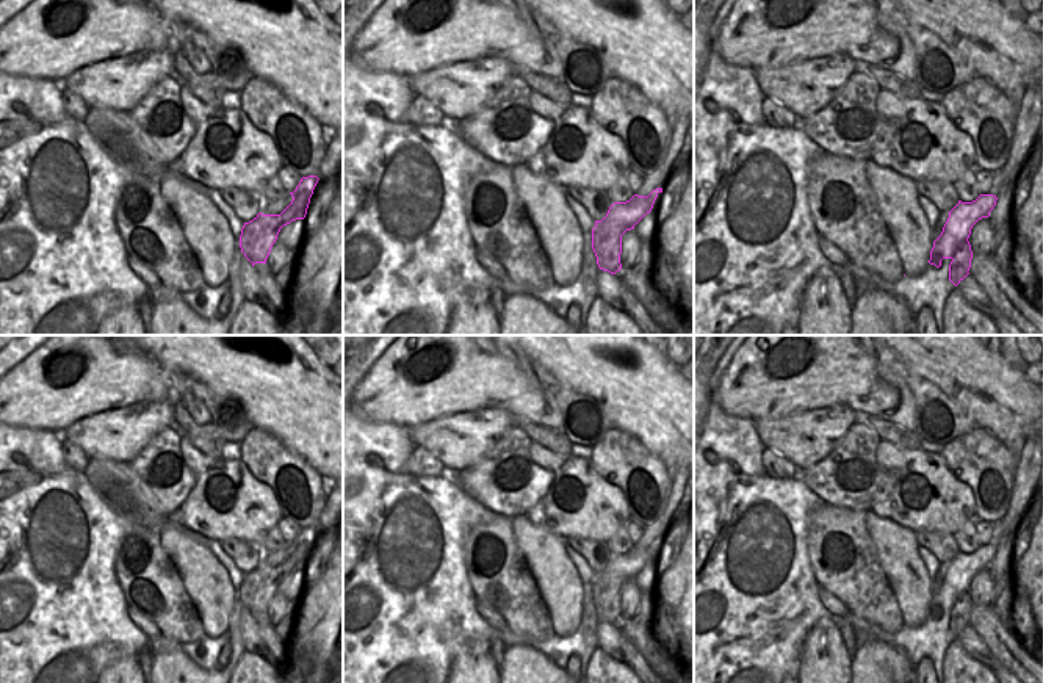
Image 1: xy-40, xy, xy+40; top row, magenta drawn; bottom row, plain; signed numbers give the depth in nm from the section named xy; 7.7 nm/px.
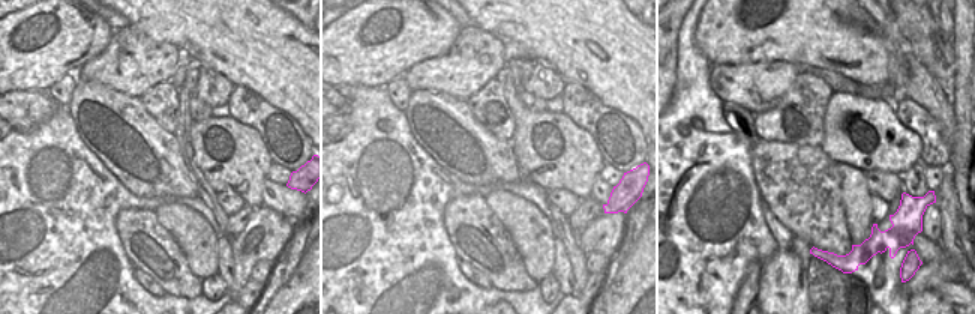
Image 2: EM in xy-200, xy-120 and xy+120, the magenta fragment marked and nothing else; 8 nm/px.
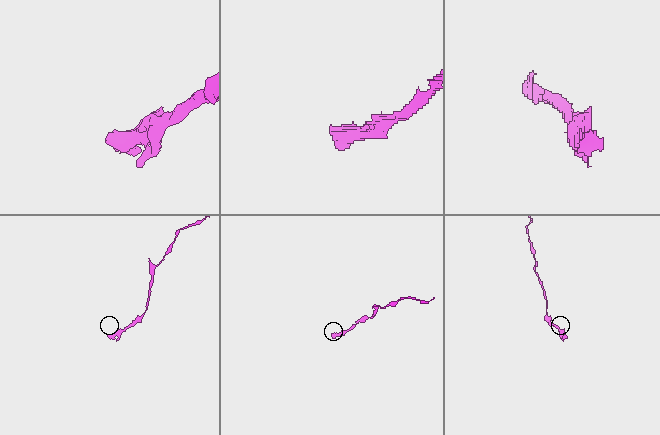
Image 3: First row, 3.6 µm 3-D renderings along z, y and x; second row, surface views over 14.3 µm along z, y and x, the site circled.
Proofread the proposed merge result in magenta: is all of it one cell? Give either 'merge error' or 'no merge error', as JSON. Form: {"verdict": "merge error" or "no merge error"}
{"verdict": "merge error"}

